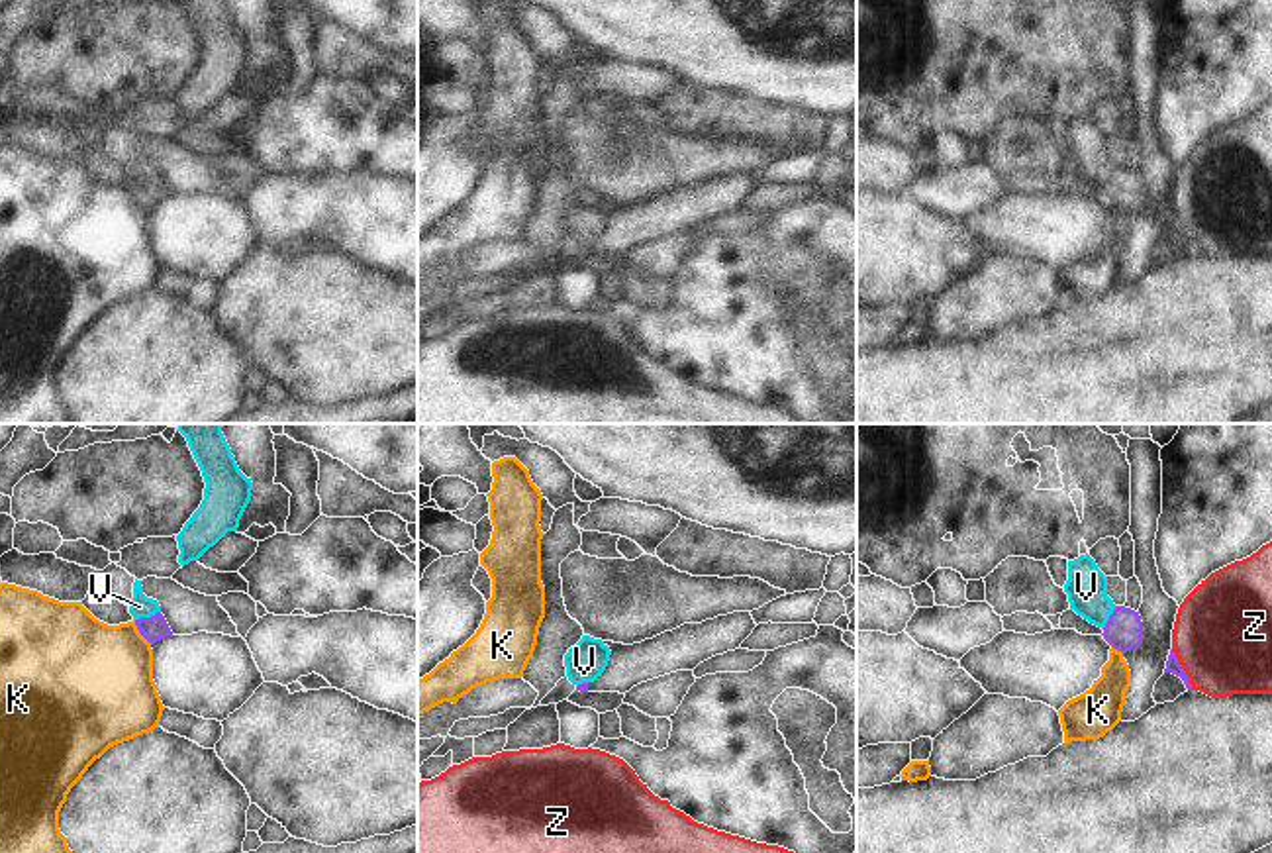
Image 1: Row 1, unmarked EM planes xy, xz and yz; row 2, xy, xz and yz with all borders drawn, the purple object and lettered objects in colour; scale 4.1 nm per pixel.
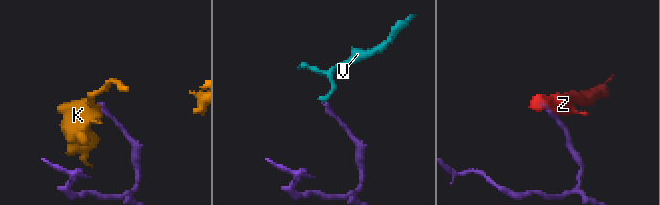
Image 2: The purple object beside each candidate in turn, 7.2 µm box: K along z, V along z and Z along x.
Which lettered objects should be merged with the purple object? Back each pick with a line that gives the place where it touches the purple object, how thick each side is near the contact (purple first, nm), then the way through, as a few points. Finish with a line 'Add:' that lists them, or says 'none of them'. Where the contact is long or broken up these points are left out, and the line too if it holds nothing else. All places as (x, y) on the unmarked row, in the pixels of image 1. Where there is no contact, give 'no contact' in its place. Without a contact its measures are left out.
V: contact xy (146, 179); calibres 110 and 90 nm; way xy (155, 189), (146, 179), (140, 167)
Add: V

